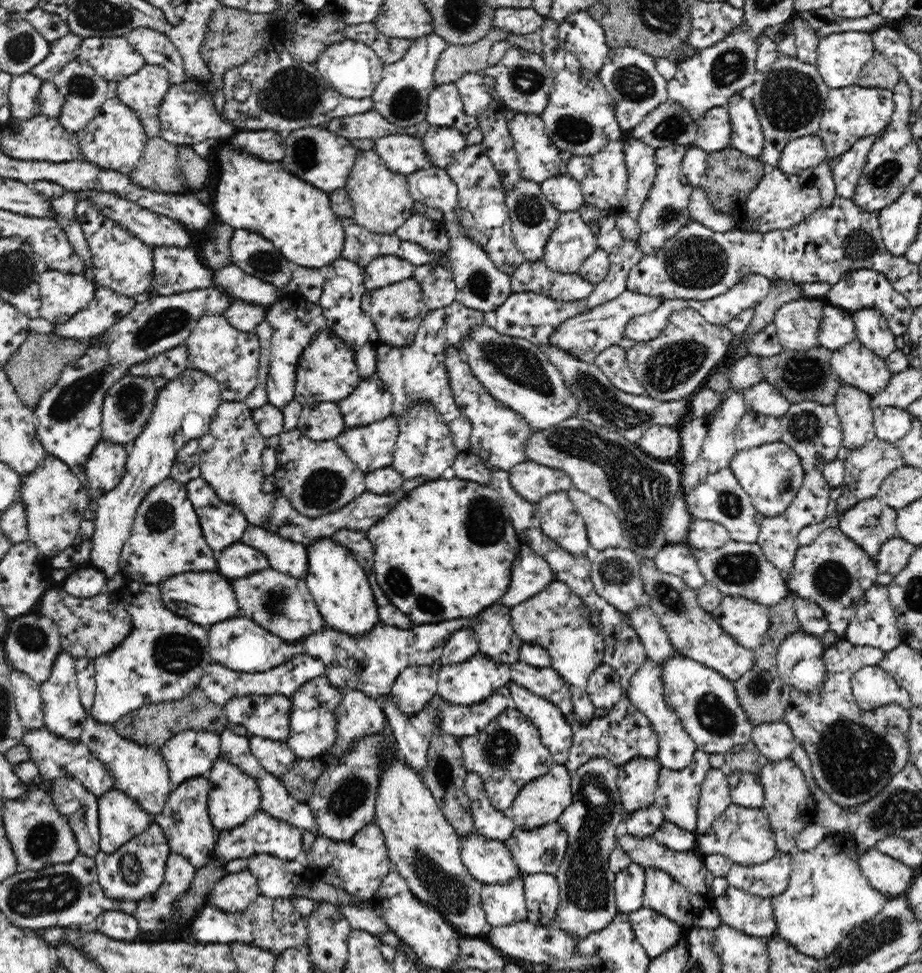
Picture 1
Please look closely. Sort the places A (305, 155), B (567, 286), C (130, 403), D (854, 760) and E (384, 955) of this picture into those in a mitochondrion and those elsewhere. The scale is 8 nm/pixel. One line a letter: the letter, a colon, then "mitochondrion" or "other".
A: mitochondrion
B: other
C: mitochondrion
D: mitochondrion
E: other

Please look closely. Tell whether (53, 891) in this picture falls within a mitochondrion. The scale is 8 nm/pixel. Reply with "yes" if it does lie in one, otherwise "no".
yes

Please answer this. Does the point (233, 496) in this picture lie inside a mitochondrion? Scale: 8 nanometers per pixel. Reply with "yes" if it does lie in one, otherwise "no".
no

